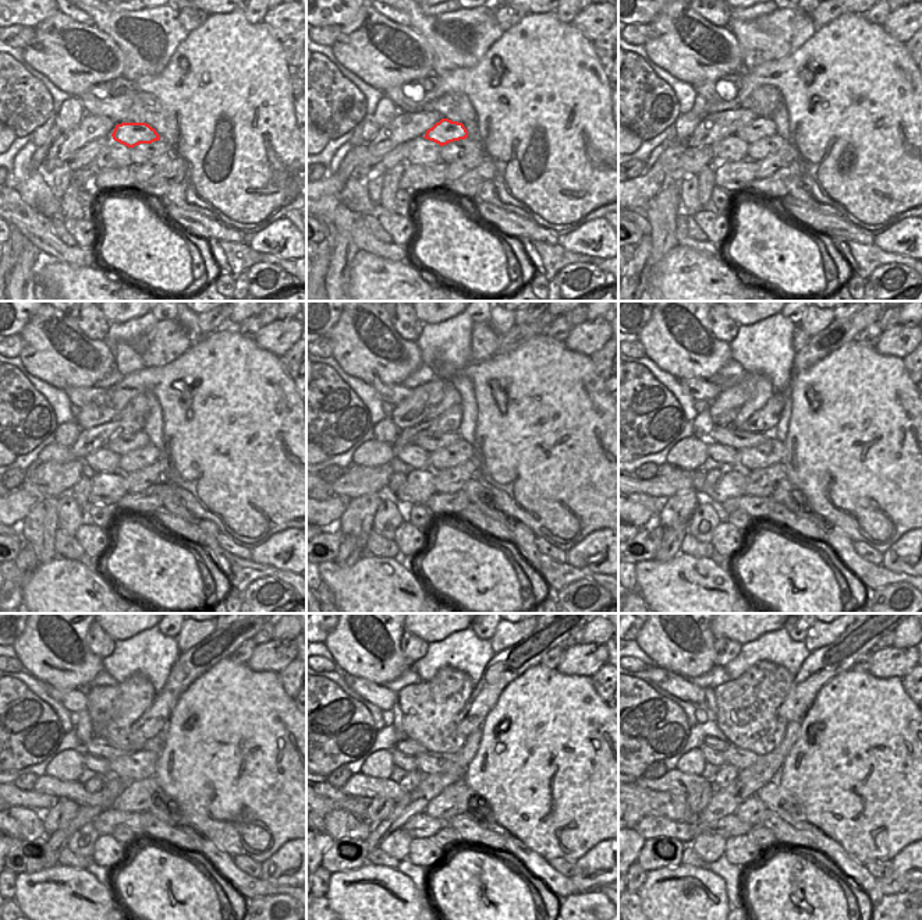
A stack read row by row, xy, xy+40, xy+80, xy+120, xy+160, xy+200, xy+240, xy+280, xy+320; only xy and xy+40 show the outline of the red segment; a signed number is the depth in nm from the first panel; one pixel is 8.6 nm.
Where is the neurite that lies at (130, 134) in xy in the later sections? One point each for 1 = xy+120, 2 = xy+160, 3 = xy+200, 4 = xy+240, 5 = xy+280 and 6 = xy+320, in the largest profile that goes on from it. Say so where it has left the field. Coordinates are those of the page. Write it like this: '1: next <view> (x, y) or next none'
1: next xy+120 (121, 445)
2: next xy+160 (431, 442)
3: next xy+200 (729, 435)
4: next xy+240 (96, 746)
5: next xy+280 (410, 747)
6: next xy+320 (720, 746)

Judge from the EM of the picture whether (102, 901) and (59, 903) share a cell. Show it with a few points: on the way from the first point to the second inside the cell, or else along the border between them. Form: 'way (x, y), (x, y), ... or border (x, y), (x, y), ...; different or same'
way (91, 905), (70, 905); same

